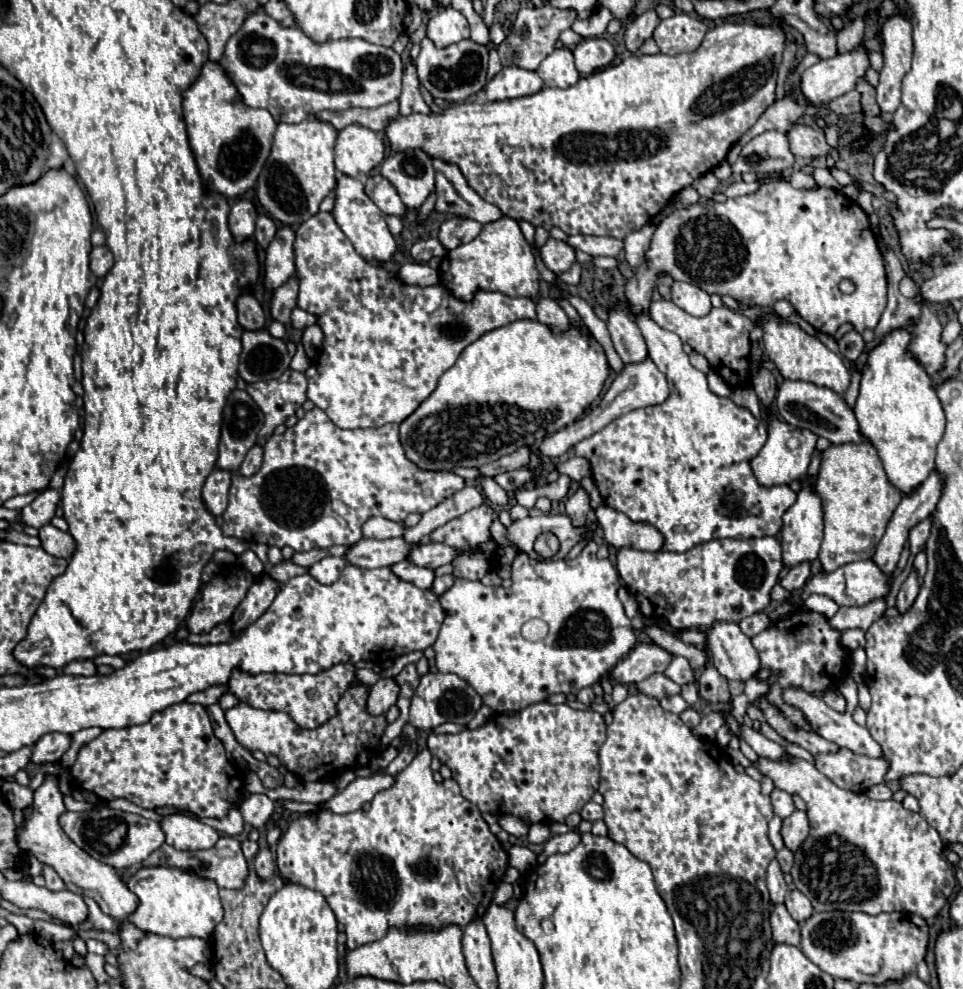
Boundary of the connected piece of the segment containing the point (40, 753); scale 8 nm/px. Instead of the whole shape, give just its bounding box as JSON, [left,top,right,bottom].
[32,732,72,764]

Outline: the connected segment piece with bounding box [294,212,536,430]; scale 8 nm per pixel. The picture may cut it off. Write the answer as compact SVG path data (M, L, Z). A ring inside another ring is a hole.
M318 212L316 216L308 218L298 230L296 230L296 244L294 244L294 250L296 250L296 274L300 278L300 294L298 294L298 308L302 310L308 310L318 318L318 326L322 328L324 336L326 338L336 338L336 340L324 340L322 344L322 356L318 358L316 366L310 366L304 374L308 378L308 400L312 400L320 410L326 412L326 416L338 426L338 428L344 428L344 430L354 430L354 428L376 428L376 426L382 426L382 424L388 424L388 422L396 422L400 424L402 420L406 420L418 406L422 400L426 400L436 384L438 384L438 378L456 362L456 358L460 356L460 352L476 342L482 334L494 330L494 328L500 328L504 324L510 324L514 320L536 320L536 304L530 300L530 298L510 298L510 296L504 296L500 292L478 292L474 296L472 302L462 302L462 300L456 300L442 284L436 284L436 286L426 286L426 288L420 288L420 286L408 286L404 284L398 276L394 278L394 274L386 272L384 268L376 268L372 266L370 262L366 262L360 254L356 254L356 250L352 248L352 242L344 236L344 232L338 228L338 224L334 222L334 216L330 212Z

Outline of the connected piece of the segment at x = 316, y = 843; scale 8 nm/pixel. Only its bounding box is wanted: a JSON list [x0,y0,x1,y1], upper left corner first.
[276,747,508,950]

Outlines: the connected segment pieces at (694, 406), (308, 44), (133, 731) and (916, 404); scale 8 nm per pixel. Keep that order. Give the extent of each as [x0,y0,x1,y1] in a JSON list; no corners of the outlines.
[[574,316,796,552],[222,6,404,124],[70,702,240,818],[854,328,946,496]]

